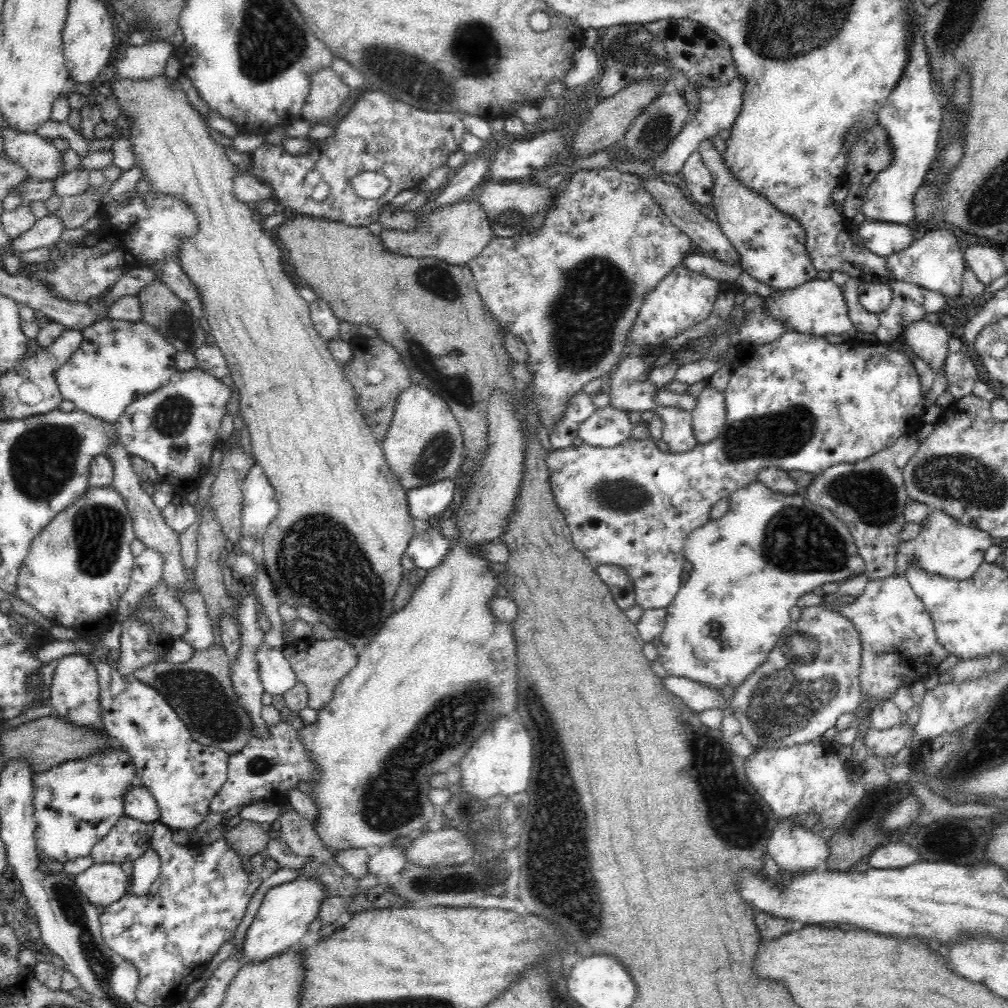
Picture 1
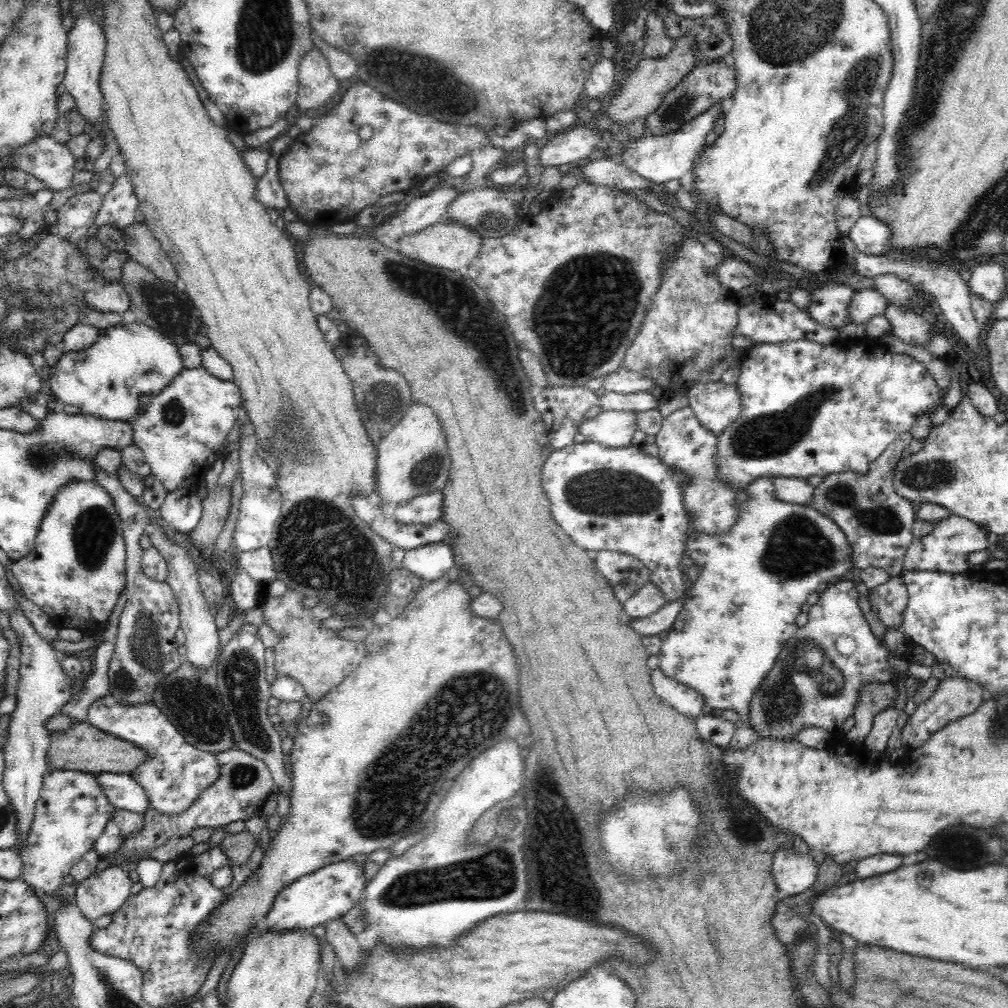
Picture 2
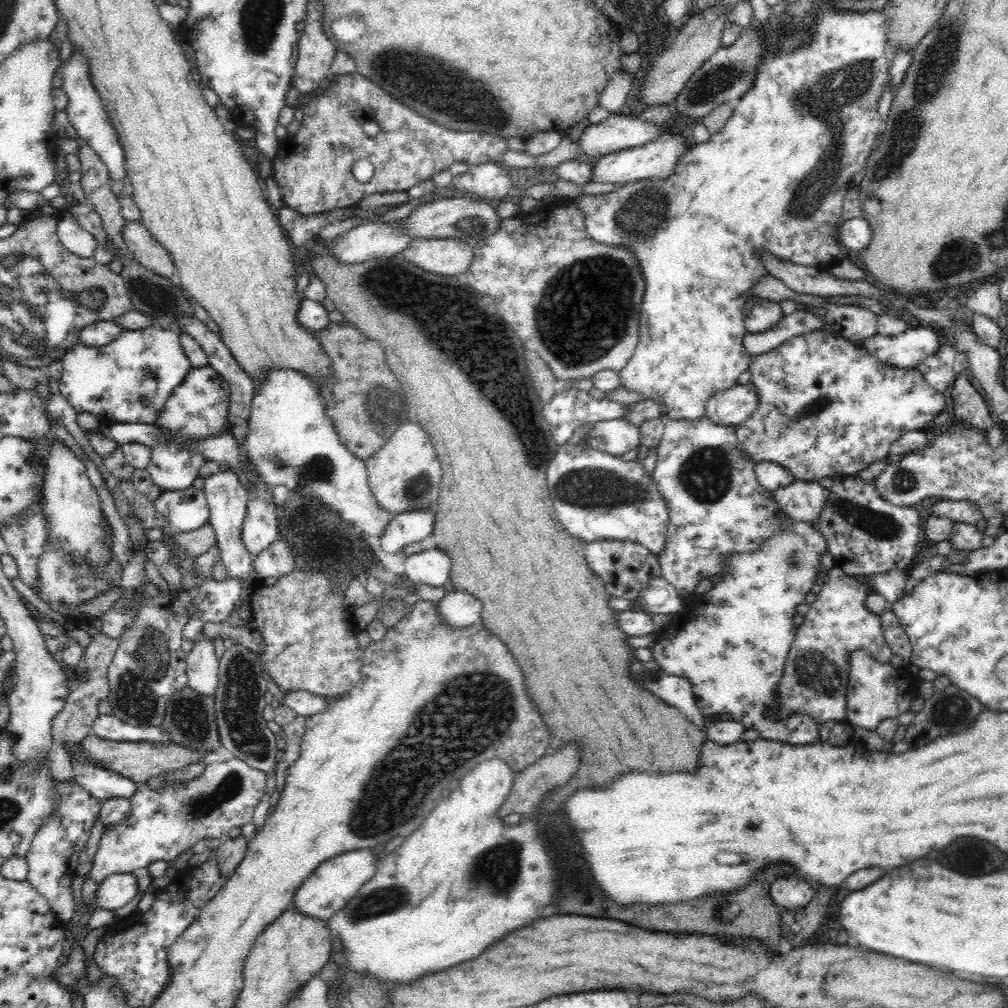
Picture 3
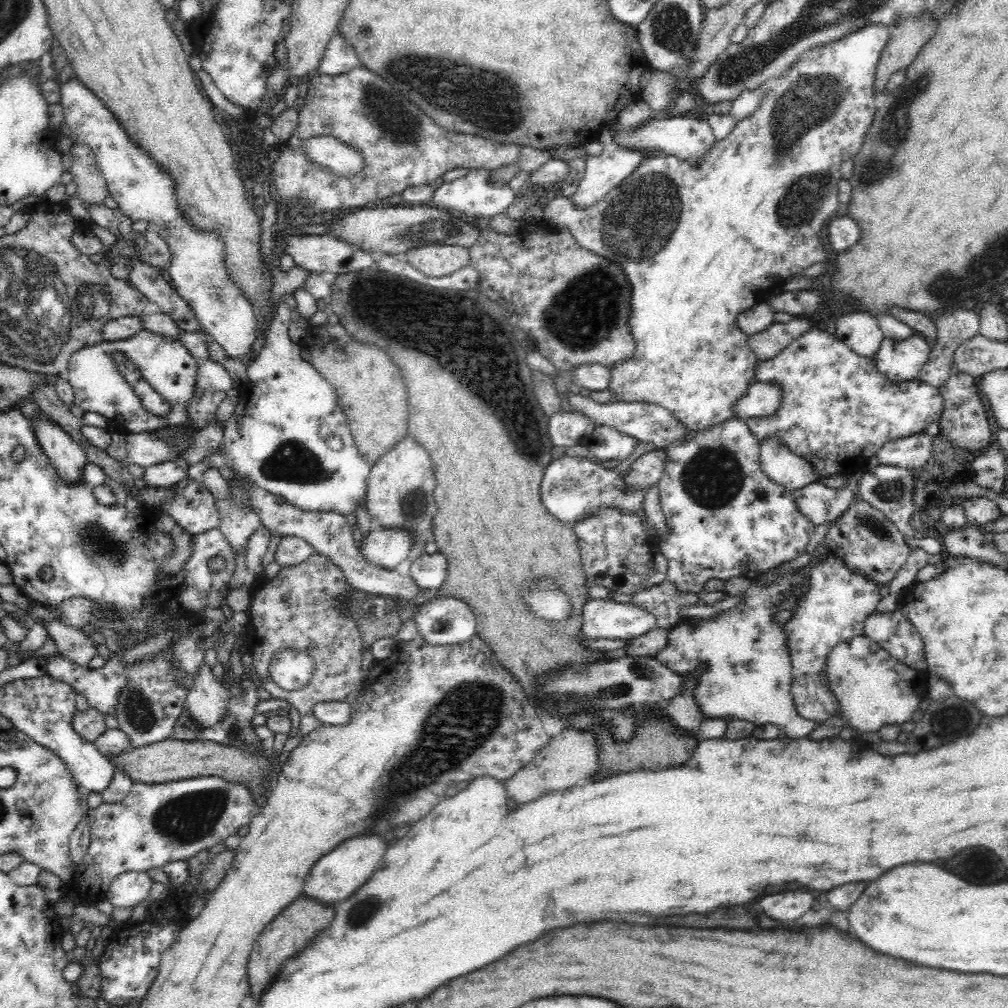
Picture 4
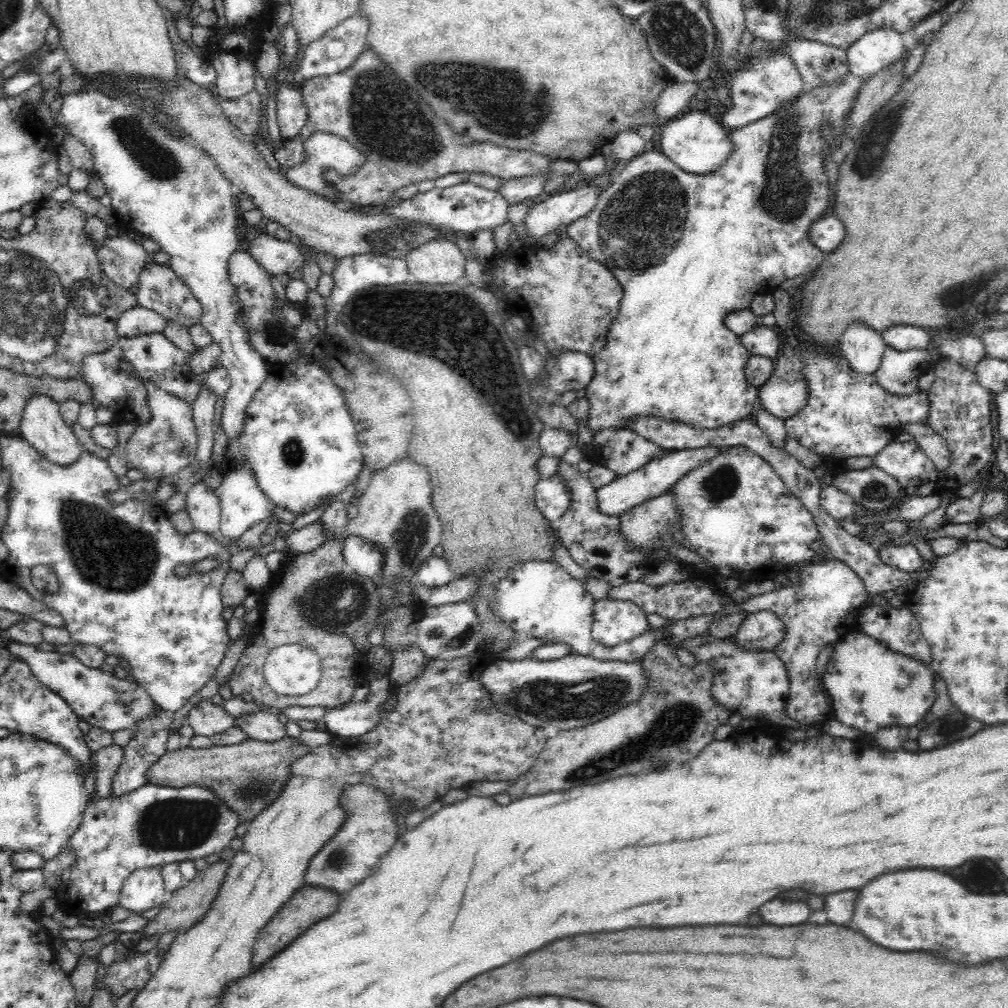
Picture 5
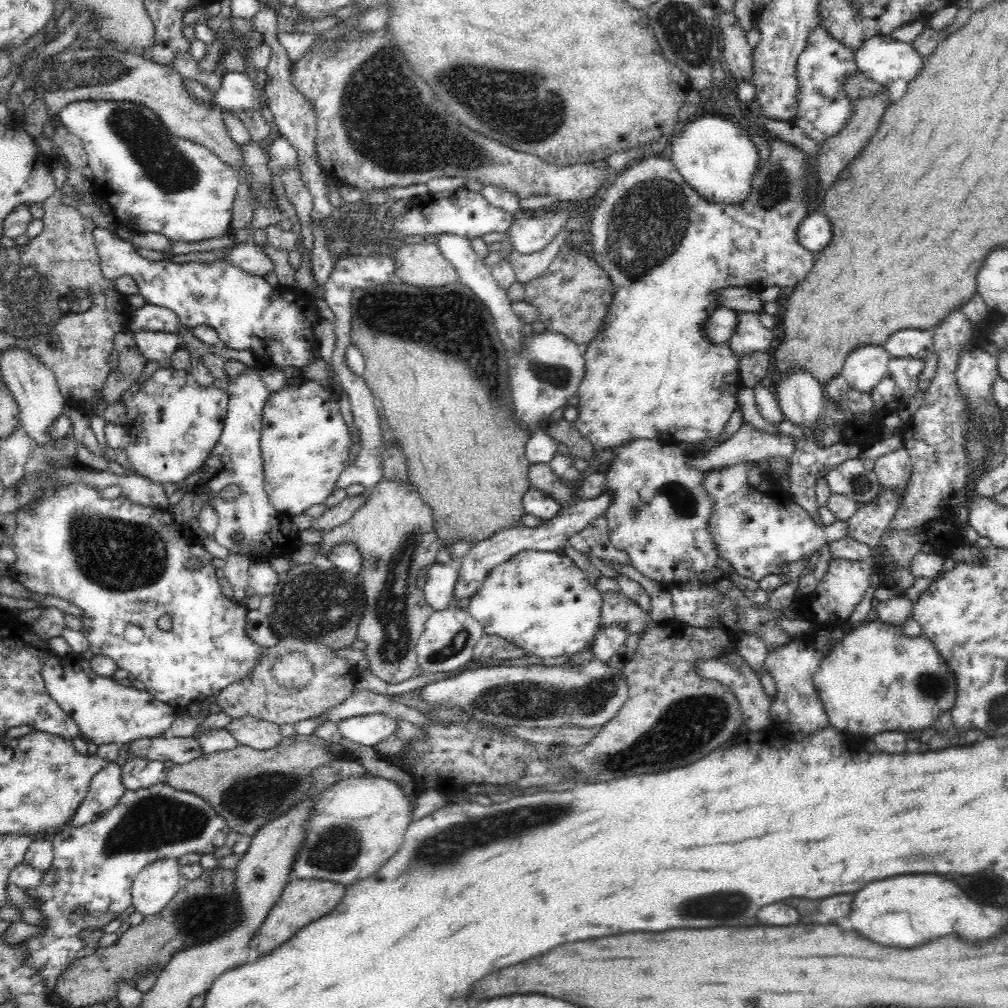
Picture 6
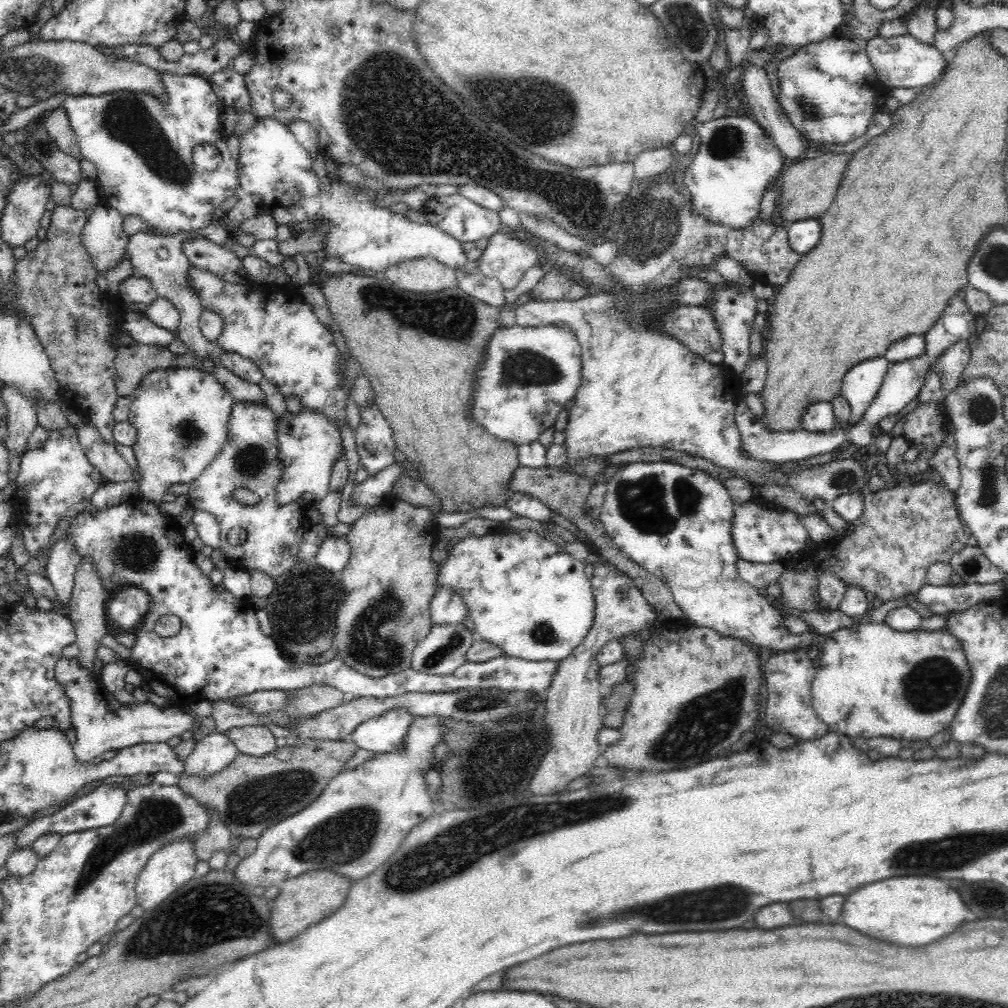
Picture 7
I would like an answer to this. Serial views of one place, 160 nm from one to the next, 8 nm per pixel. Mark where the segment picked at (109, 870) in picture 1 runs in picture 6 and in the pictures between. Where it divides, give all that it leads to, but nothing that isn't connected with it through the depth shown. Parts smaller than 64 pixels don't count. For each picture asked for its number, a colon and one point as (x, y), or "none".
2: (101, 893)
3: (115, 891)
4: (128, 889)
5: (145, 888)
6: (152, 888)

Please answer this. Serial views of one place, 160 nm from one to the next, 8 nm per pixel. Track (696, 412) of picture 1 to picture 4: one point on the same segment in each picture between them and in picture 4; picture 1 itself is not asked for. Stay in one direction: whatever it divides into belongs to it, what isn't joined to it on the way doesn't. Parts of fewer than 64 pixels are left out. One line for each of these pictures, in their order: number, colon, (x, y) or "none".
2: (716, 404)
3: (732, 406)
4: (762, 399)

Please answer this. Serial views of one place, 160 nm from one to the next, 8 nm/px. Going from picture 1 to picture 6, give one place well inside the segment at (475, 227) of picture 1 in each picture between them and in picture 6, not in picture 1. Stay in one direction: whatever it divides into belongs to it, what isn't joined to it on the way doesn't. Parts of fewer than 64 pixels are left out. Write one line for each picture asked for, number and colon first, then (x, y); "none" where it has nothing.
2: (445, 244)
3: (445, 257)
4: (433, 260)
5: (437, 262)
6: (419, 263)

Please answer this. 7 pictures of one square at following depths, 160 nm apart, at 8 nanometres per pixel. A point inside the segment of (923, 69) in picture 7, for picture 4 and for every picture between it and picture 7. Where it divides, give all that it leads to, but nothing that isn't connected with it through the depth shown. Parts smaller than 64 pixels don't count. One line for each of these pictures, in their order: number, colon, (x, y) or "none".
4: (699, 242)
5: (687, 250)
6: (883, 59)

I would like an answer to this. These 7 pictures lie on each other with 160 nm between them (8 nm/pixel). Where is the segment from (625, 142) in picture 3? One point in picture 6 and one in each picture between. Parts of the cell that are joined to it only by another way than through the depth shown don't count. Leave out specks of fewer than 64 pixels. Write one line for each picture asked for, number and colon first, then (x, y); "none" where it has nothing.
4: (688, 137)
5: (698, 144)
6: (716, 157)

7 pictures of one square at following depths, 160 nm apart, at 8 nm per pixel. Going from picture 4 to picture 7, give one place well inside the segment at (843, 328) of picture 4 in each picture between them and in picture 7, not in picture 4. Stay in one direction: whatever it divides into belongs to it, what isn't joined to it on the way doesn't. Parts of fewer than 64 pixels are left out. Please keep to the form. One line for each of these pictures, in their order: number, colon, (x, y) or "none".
5: (863, 348)
6: (863, 369)
7: (861, 383)

